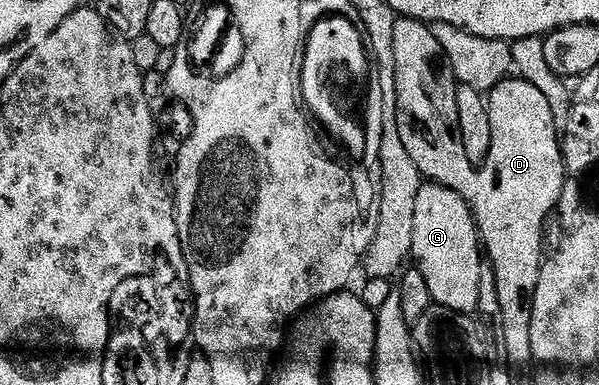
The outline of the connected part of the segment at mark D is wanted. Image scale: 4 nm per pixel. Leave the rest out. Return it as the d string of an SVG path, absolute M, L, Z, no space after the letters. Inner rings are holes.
M399 16L392 31L392 51L396 63L400 139L404 139L404 148L408 155L412 155L412 163L416 163L427 182L441 182L448 188L455 189L468 203L474 221L478 224L478 235L484 246L485 256L492 263L496 275L496 292L500 294L500 315L504 319L504 347L508 351L508 362L514 367L526 364L529 366L532 361L532 307L544 260L542 228L546 225L546 216L557 210L562 188L568 180L563 161L563 142L560 140L560 129L553 121L552 110L548 107L543 92L532 83L523 79L501 81L488 94L492 147L486 160L474 168L464 151L463 137L460 135L460 119L456 115L456 78L440 43L436 41L433 28L425 21ZM442 162L459 173L446 173L442 177Z

